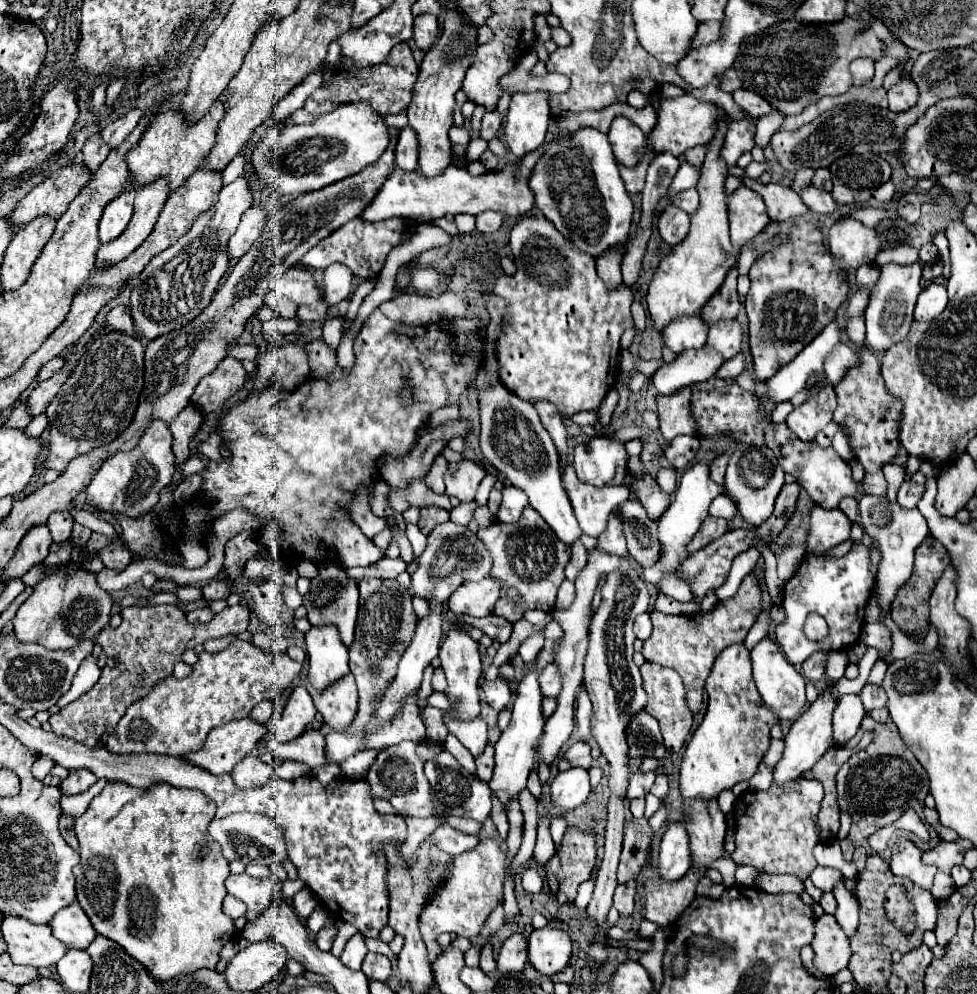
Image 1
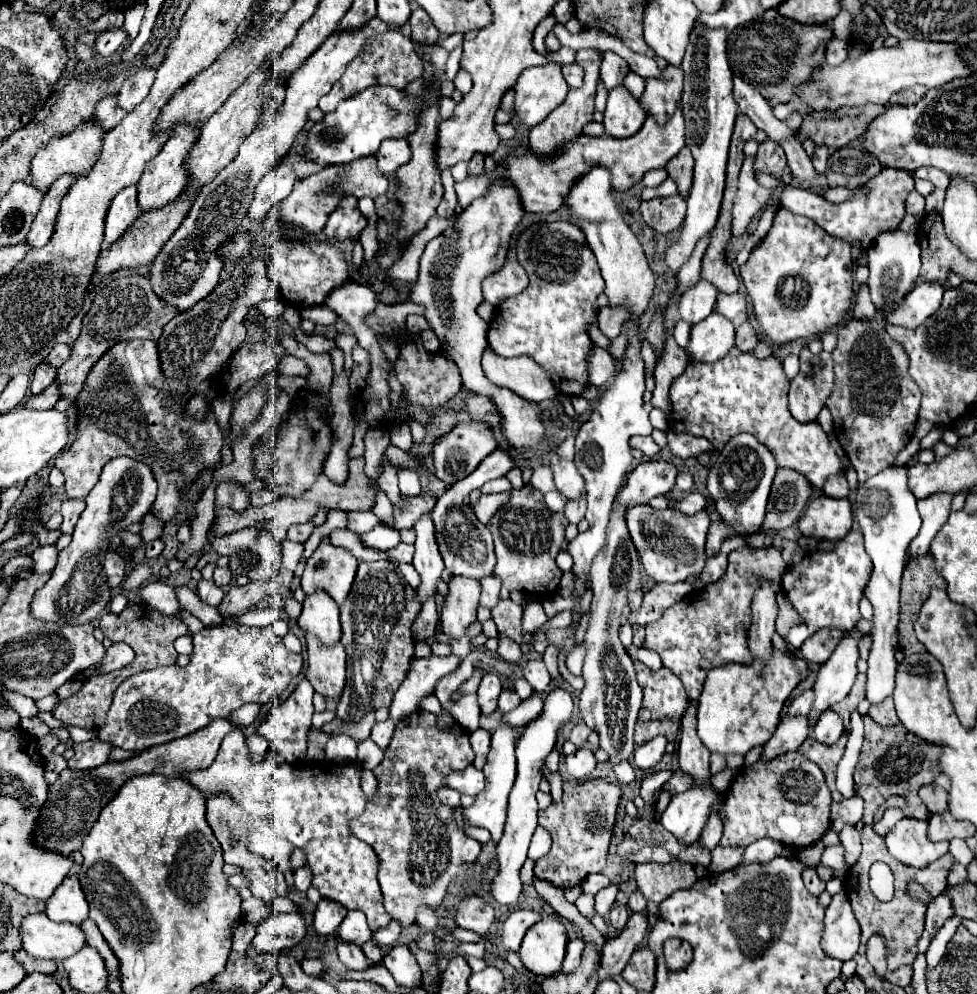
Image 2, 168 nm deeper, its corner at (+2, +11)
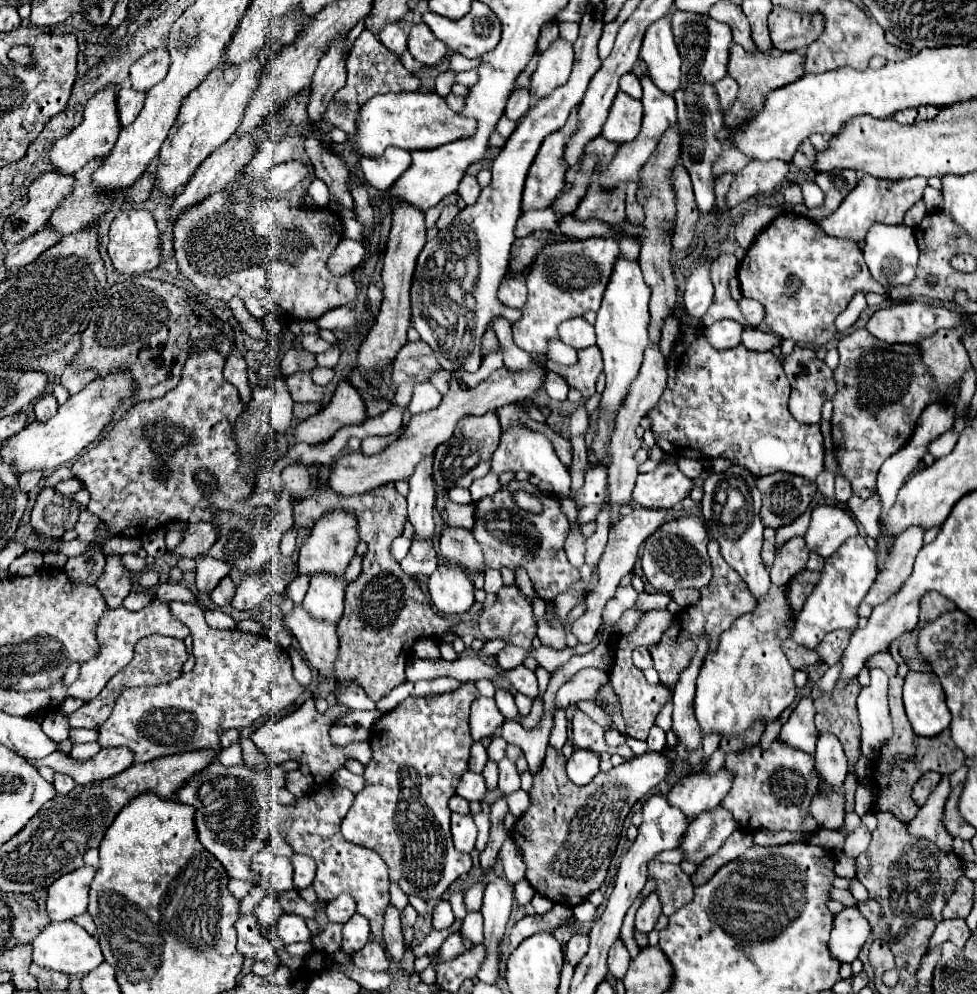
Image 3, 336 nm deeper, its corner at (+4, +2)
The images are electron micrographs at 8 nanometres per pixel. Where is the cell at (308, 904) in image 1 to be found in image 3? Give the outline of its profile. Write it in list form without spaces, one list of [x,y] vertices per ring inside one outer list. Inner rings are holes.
[[[294,853],[290,857],[290,861],[292,861],[292,867],[294,867],[294,885],[296,885],[296,889],[304,889],[304,887],[312,885],[312,879],[316,875],[314,859],[310,859],[308,855]]]

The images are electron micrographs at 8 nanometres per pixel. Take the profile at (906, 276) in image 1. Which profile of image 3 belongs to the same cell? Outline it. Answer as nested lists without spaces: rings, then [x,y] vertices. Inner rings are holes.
[[[874,223],[866,235],[864,259],[866,259],[866,265],[872,273],[872,277],[876,281],[880,281],[886,289],[890,289],[894,285],[908,285],[914,279],[916,265],[918,265],[918,245],[916,245],[912,227],[908,227],[904,223],[900,223],[900,225]]]

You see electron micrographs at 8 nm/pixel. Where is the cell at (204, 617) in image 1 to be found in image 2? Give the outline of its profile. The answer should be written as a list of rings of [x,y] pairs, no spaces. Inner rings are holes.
[[[202,580],[198,584],[198,598],[202,602],[206,602],[206,604],[210,604],[210,606],[216,608],[222,602],[222,596],[224,596],[224,592],[212,580]]]

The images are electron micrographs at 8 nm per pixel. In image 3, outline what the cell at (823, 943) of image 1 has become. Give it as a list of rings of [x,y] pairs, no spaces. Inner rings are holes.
[[[846,907],[834,917],[834,927],[830,935],[830,953],[842,961],[852,963],[862,945],[870,935],[870,925],[856,907]]]

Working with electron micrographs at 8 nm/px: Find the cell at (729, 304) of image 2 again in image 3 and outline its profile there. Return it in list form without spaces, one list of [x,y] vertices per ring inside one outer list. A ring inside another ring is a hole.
[[[740,299],[740,309],[746,317],[746,321],[754,327],[758,327],[764,321],[764,307],[762,303],[754,301],[754,299]]]

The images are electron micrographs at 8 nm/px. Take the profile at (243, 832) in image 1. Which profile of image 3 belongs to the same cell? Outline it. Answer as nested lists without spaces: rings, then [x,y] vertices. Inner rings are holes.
[[[262,849],[252,857],[250,869],[254,873],[260,873],[262,881],[258,881],[258,887],[266,889],[268,893],[284,893],[294,889],[292,867],[286,857],[280,857],[270,853],[268,849]]]

